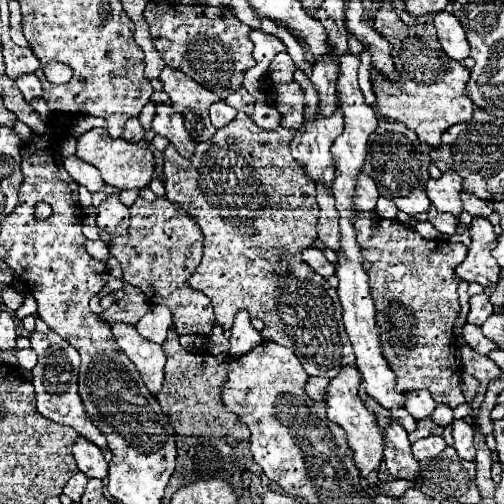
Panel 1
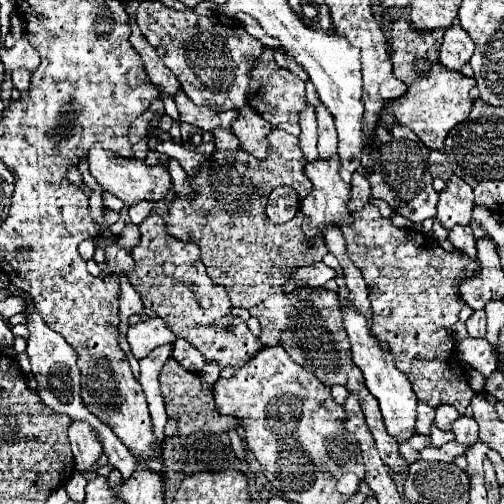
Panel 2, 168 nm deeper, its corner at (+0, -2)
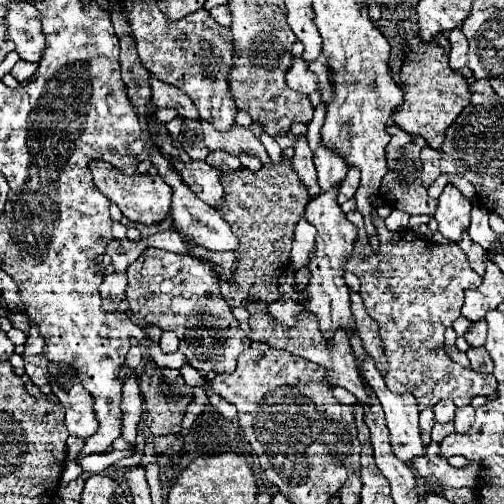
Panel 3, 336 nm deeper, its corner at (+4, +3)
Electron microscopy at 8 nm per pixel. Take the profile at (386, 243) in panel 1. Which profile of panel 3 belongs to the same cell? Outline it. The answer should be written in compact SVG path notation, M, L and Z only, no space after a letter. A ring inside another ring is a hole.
M350 211L346 217L358 227L358 239L344 269L360 279L360 295L366 311L380 327L388 361L384 375L388 389L394 393L412 393L422 409L442 399L452 399L456 407L464 407L476 395L492 395L496 391L496 379L492 375L464 369L442 351L444 331L460 317L464 289L482 283L480 275L470 267L466 253L456 243L436 245L412 229L390 231L376 211L372 211L372 223L378 243L372 245L362 215Z

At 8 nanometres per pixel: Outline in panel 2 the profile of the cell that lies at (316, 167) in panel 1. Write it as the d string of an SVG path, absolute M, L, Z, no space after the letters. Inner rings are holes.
M332 156L330 160L316 160L316 162L306 164L306 176L314 184L310 196L306 196L304 202L302 202L302 214L304 214L302 228L304 228L304 234L306 234L308 240L314 240L314 238L322 236L328 226L342 228L346 224L352 224L352 216L346 208L346 202L350 198L350 184L346 184L340 178L338 168L340 168L338 156Z

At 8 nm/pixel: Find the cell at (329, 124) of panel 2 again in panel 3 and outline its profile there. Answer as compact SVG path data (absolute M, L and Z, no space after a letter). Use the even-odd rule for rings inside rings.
M324 141L318 143L318 149L314 153L314 165L318 171L318 183L322 191L328 191L330 187L338 185L348 171L344 157L338 155L334 149L330 149Z

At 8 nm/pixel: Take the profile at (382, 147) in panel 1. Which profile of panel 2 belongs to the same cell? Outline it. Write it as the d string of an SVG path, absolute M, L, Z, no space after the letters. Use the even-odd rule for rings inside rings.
M400 124L390 128L378 126L374 142L362 152L358 172L368 178L374 198L384 200L396 214L408 218L410 222L424 222L426 218L436 216L438 202L438 194L432 188L432 176L428 172L428 152L430 150L410 128Z

